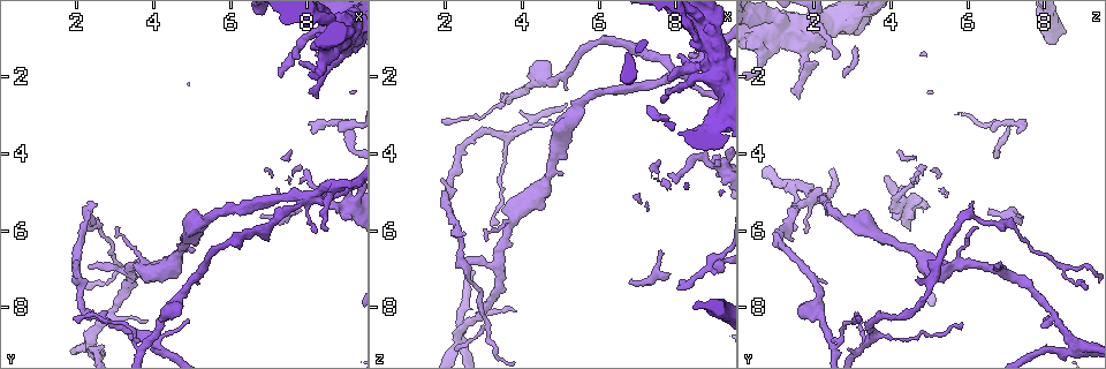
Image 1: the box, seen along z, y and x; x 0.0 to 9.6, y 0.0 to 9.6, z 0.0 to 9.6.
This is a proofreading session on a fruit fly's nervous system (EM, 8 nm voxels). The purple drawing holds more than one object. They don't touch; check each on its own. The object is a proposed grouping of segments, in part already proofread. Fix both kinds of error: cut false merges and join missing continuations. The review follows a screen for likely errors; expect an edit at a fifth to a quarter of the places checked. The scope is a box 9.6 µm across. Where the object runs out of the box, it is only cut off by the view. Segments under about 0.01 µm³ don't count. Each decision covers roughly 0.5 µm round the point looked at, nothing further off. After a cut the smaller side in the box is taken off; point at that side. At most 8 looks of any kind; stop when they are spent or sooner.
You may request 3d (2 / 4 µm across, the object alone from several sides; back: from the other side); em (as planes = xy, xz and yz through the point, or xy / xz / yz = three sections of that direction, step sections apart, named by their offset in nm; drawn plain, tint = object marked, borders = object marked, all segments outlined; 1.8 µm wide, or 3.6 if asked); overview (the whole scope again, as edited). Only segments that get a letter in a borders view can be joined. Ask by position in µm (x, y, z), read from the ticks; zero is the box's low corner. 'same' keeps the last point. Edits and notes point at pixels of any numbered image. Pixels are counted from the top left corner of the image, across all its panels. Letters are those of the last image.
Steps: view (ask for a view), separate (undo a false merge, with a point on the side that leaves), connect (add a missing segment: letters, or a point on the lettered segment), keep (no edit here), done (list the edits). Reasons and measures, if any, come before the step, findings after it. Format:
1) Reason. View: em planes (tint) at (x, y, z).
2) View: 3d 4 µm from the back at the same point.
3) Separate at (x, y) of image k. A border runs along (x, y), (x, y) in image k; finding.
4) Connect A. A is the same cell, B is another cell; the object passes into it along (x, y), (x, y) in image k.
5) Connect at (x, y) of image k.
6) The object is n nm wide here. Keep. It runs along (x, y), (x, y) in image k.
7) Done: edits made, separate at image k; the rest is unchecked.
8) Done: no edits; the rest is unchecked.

Free end. View: 3d 2 µm from the back at (8.15, 3.45, 7.30).

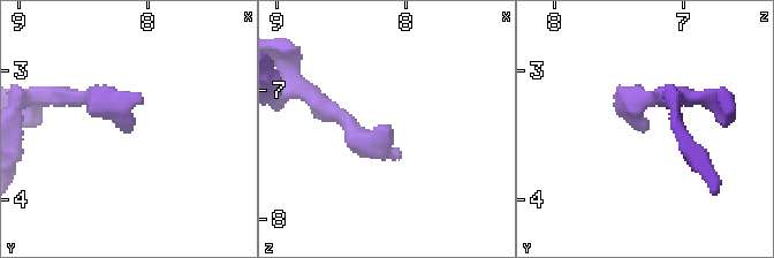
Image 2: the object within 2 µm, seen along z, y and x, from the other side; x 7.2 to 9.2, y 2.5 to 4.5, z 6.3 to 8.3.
Now the EM. View: em planes (borders) at (8.16, 3.50, 7.32).

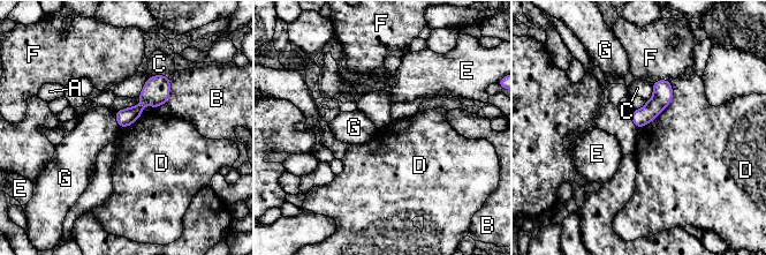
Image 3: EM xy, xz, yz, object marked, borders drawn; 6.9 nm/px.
The object is 120 nm wide here. Keep. A, B, C, D, E, F and G are other cells; a border runs along (670, 81), (670, 102), (638, 128) in image 3; none of them fits.

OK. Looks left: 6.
Four arms meet. View: 3d 4 µm at (2.30, 8.95, 8.75).

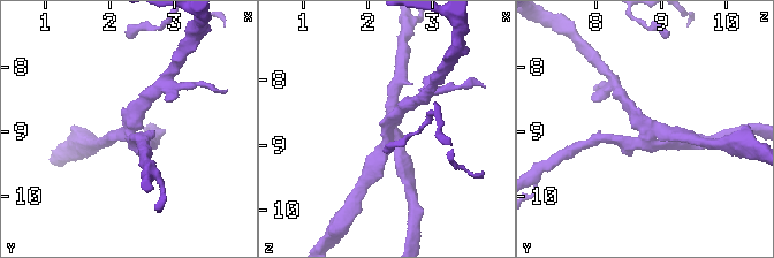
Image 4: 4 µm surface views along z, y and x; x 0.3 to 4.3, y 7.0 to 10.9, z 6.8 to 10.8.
4 arms meet here; shape alone is not enough. View: em xz step 8 (borders) at (2.30, 8.90, 8.75).

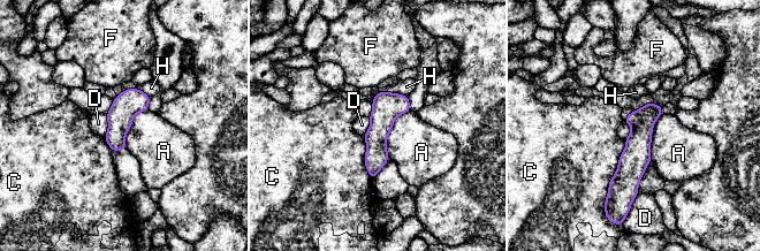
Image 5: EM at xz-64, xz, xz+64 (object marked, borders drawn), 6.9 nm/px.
View: em planes (borders) at the same point.

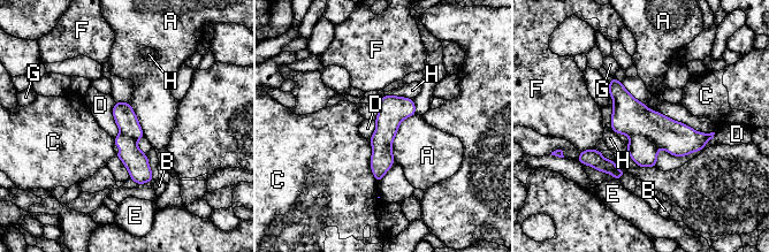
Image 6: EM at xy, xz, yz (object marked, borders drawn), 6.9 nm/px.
The longest contact is with D, 480 nm. Separate at (644, 152) of image 6. A, B, C, D, E, F, G and H are other cells; a border runs along (630, 136), (645, 136), (657, 147) in image 6; two cells meet here.

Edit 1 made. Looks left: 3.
Done: edits made, separate at image 6; the rest is unchecked.

